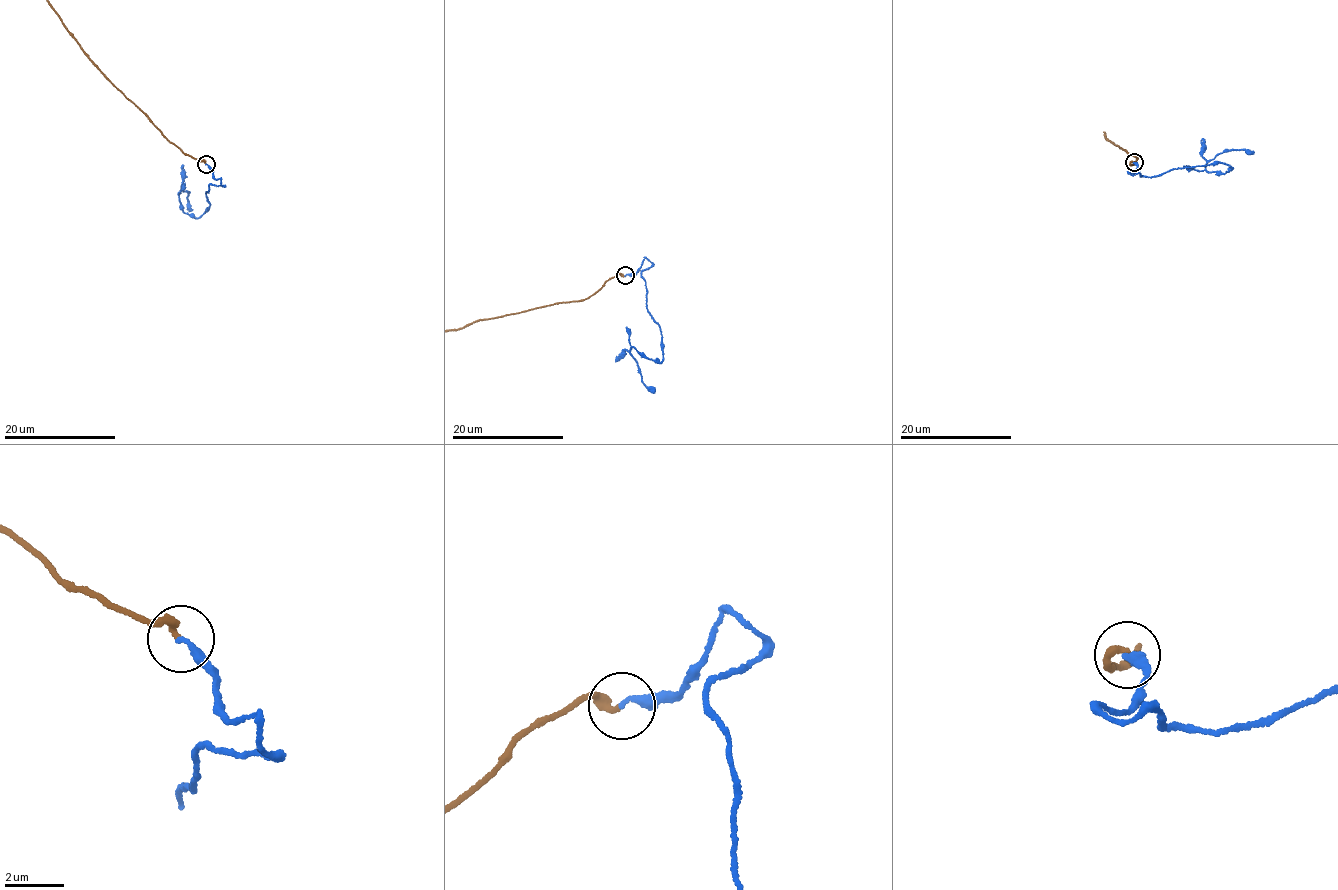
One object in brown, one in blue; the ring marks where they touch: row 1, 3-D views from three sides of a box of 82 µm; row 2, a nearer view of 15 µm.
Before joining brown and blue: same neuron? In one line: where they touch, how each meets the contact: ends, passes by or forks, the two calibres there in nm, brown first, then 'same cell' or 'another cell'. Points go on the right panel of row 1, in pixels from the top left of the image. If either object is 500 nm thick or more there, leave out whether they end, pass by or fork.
place (1134, 162); brown ends; blue ends; calibres 280 and 260 nm; same cell

